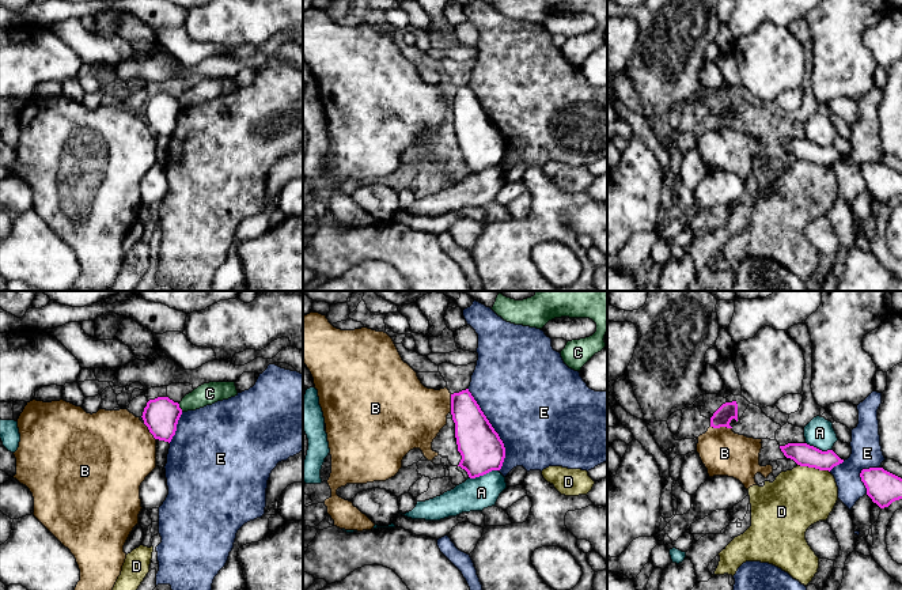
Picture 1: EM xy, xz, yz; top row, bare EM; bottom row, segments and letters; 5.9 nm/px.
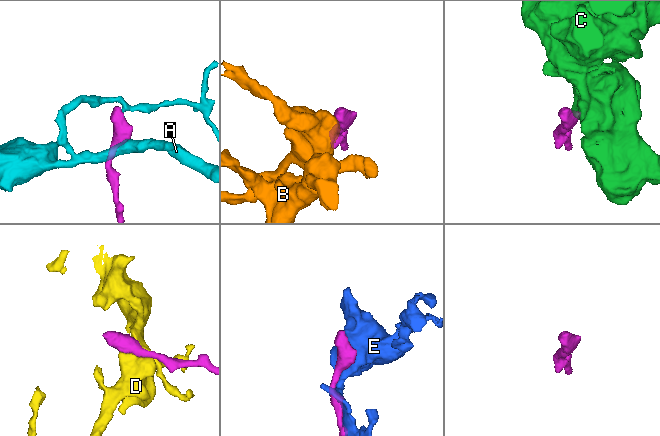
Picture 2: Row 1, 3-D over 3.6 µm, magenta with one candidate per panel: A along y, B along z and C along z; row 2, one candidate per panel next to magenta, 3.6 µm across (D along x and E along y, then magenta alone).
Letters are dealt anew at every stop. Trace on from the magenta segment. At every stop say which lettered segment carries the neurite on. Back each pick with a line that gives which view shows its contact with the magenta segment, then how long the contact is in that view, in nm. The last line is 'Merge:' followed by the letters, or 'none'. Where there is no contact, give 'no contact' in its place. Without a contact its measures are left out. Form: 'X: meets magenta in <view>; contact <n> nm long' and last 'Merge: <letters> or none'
Merge: none

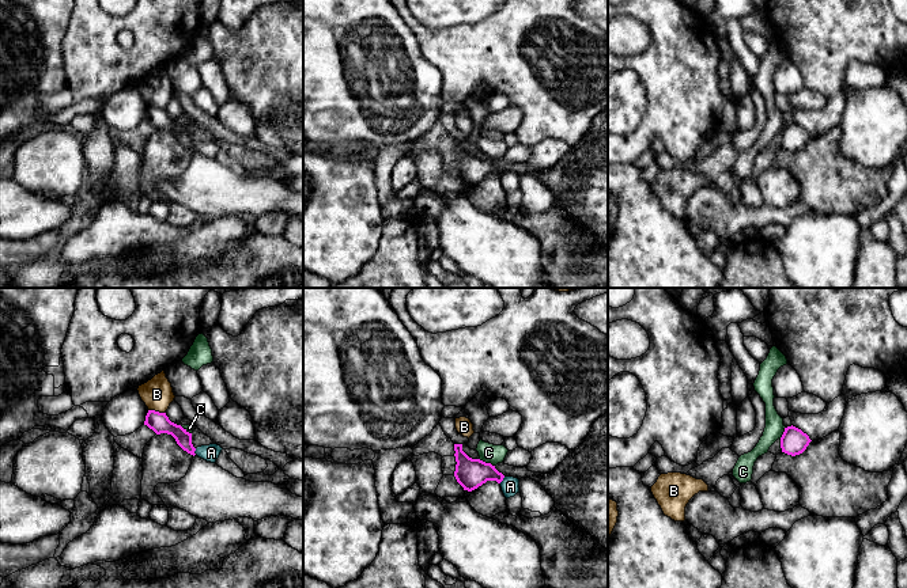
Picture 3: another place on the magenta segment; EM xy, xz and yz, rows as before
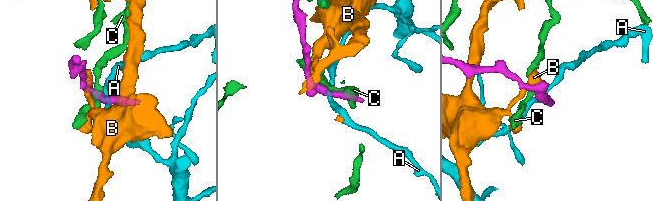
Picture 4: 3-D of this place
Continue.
Merge: none

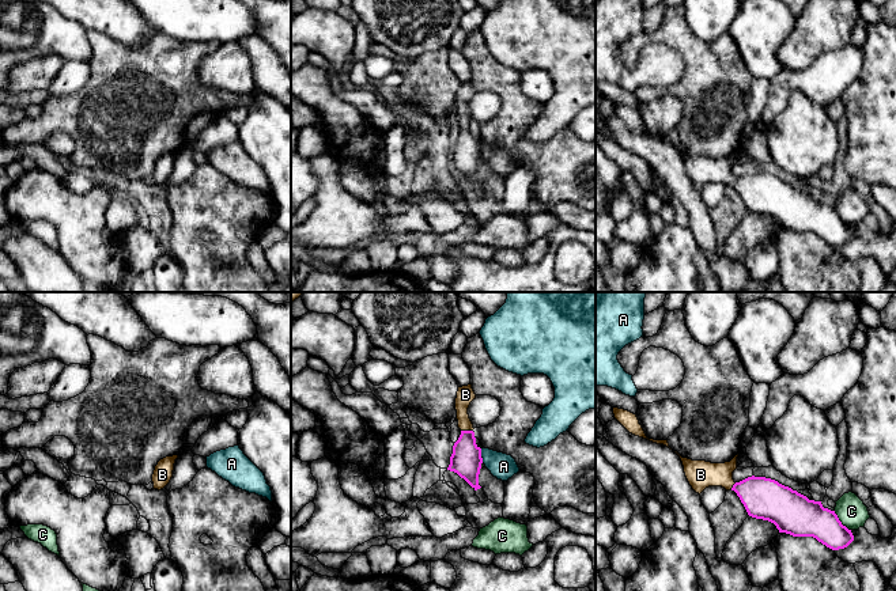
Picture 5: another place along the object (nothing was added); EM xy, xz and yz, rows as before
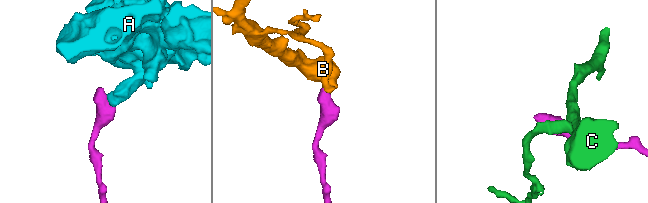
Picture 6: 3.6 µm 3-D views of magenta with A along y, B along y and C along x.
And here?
B: meets magenta in xz; contact 70 nm long
Merge: B

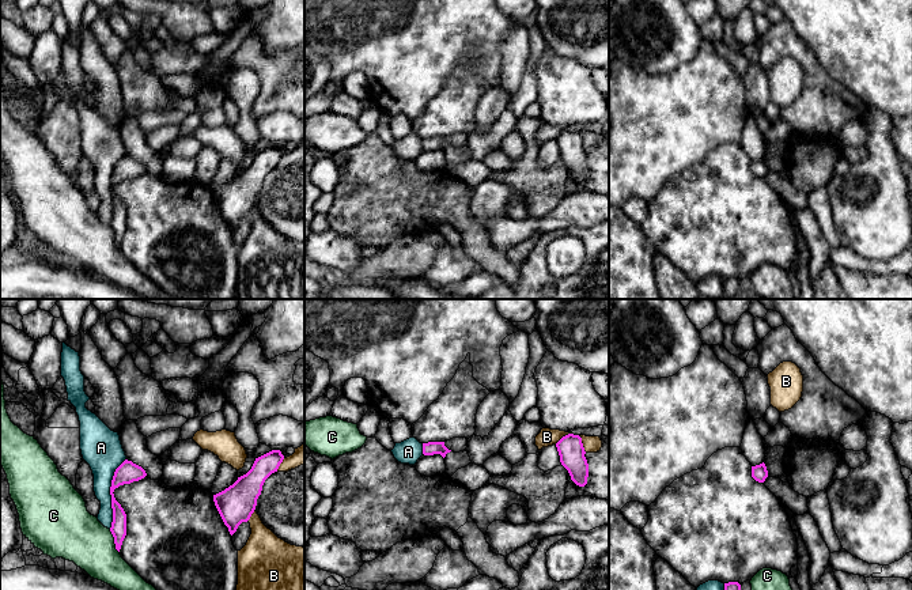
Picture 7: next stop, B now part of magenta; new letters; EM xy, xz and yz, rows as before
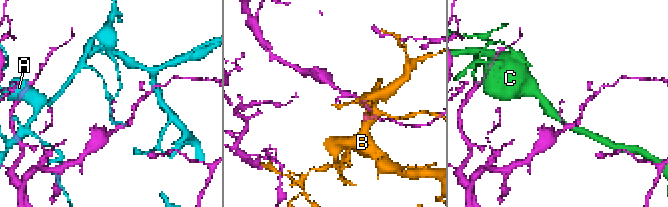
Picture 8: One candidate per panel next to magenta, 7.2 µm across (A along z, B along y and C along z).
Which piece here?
Merge: none

